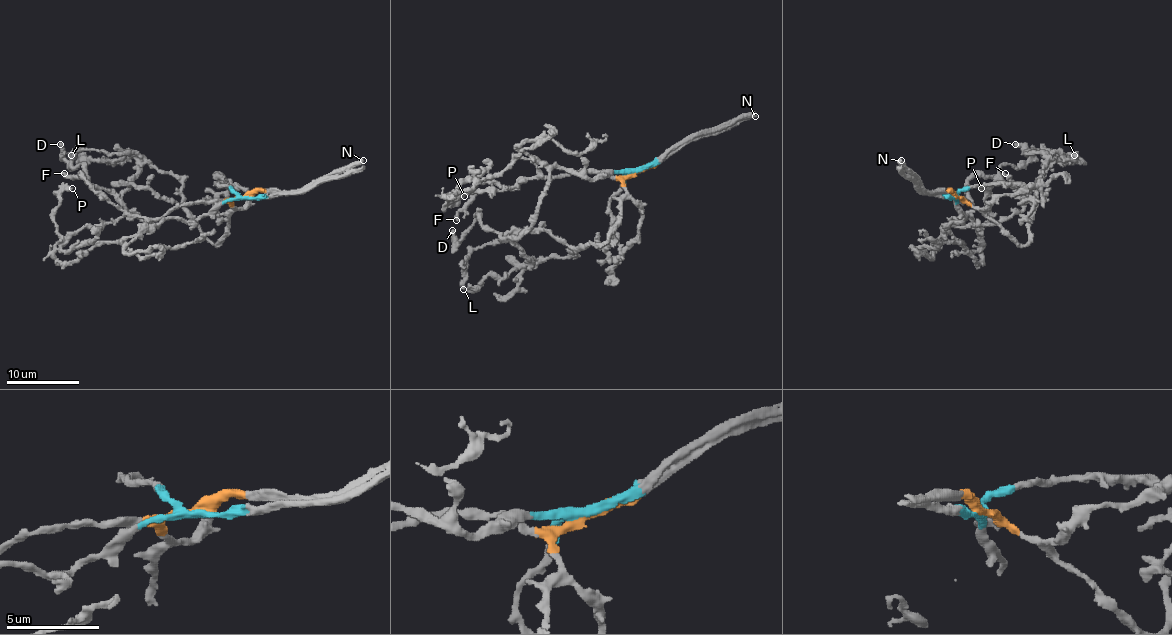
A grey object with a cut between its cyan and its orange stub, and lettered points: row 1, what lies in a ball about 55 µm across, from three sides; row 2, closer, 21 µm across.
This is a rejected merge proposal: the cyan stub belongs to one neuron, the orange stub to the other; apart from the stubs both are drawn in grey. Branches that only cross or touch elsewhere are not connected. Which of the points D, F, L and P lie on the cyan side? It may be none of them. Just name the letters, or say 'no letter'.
D, P

